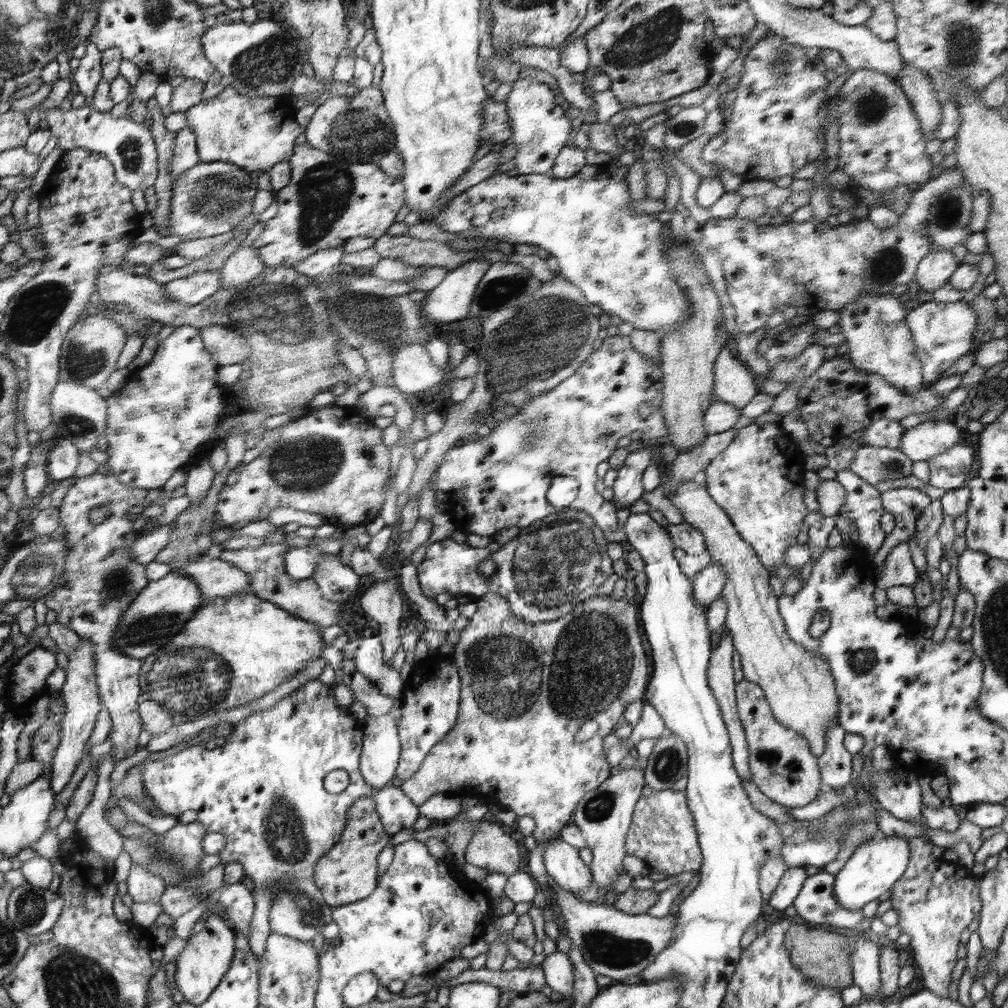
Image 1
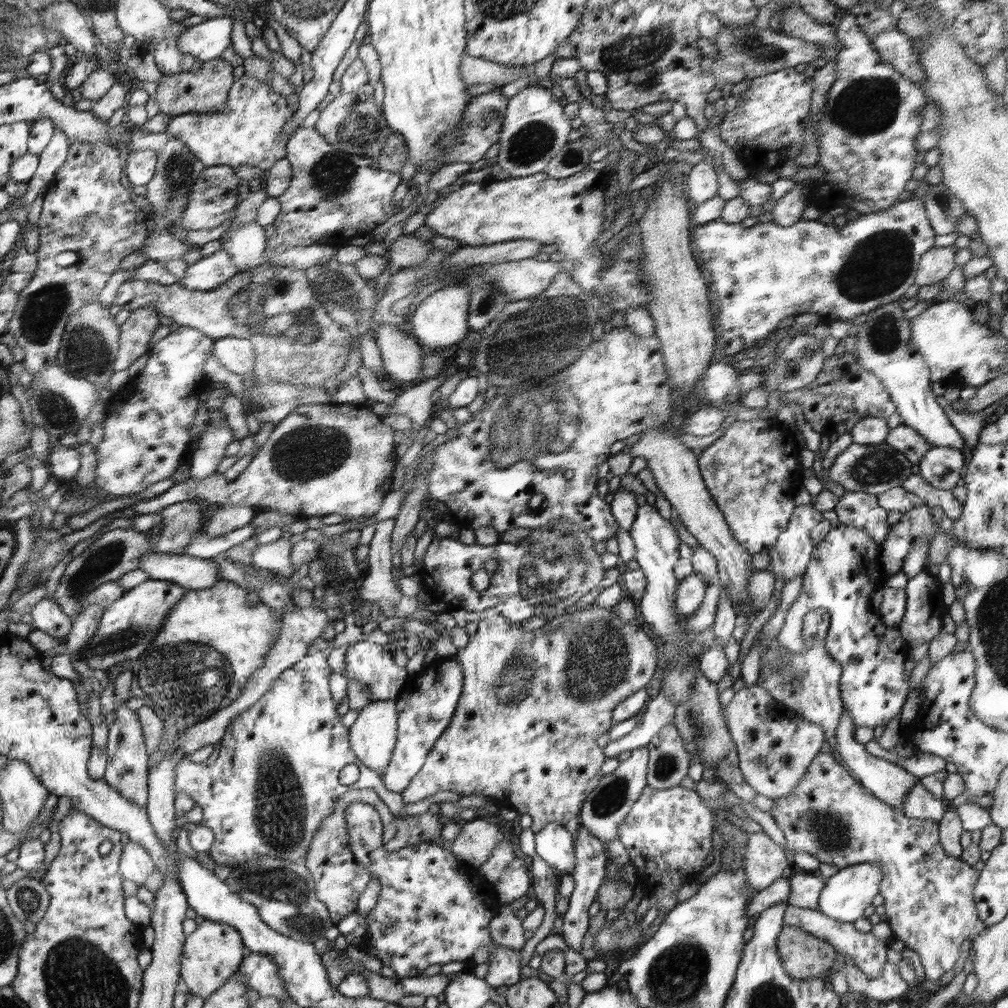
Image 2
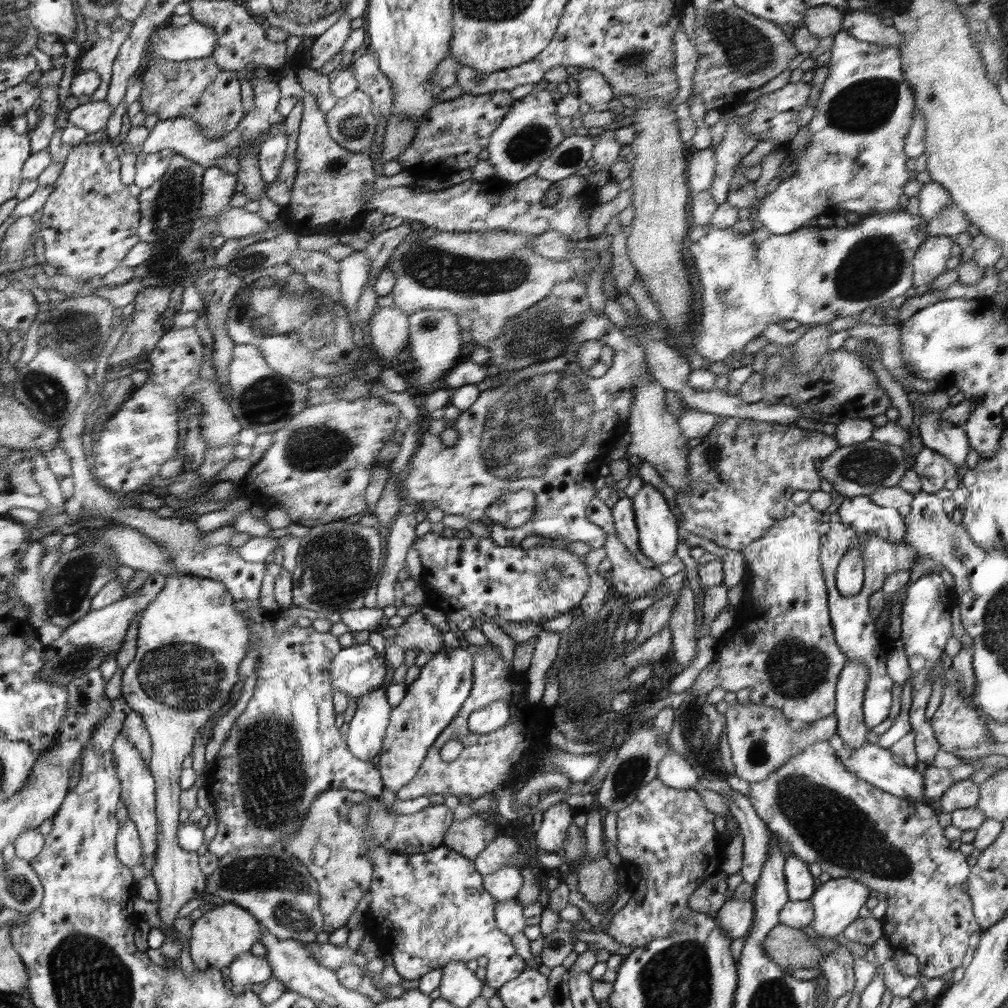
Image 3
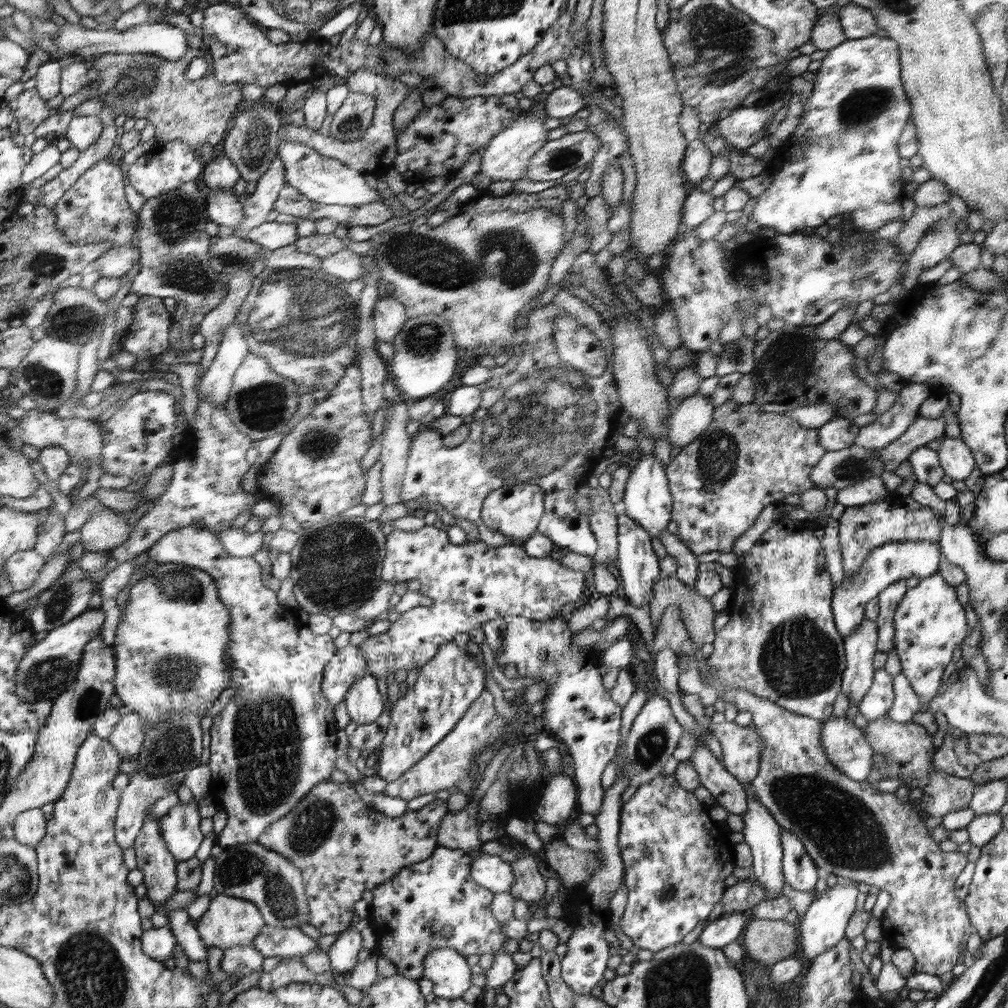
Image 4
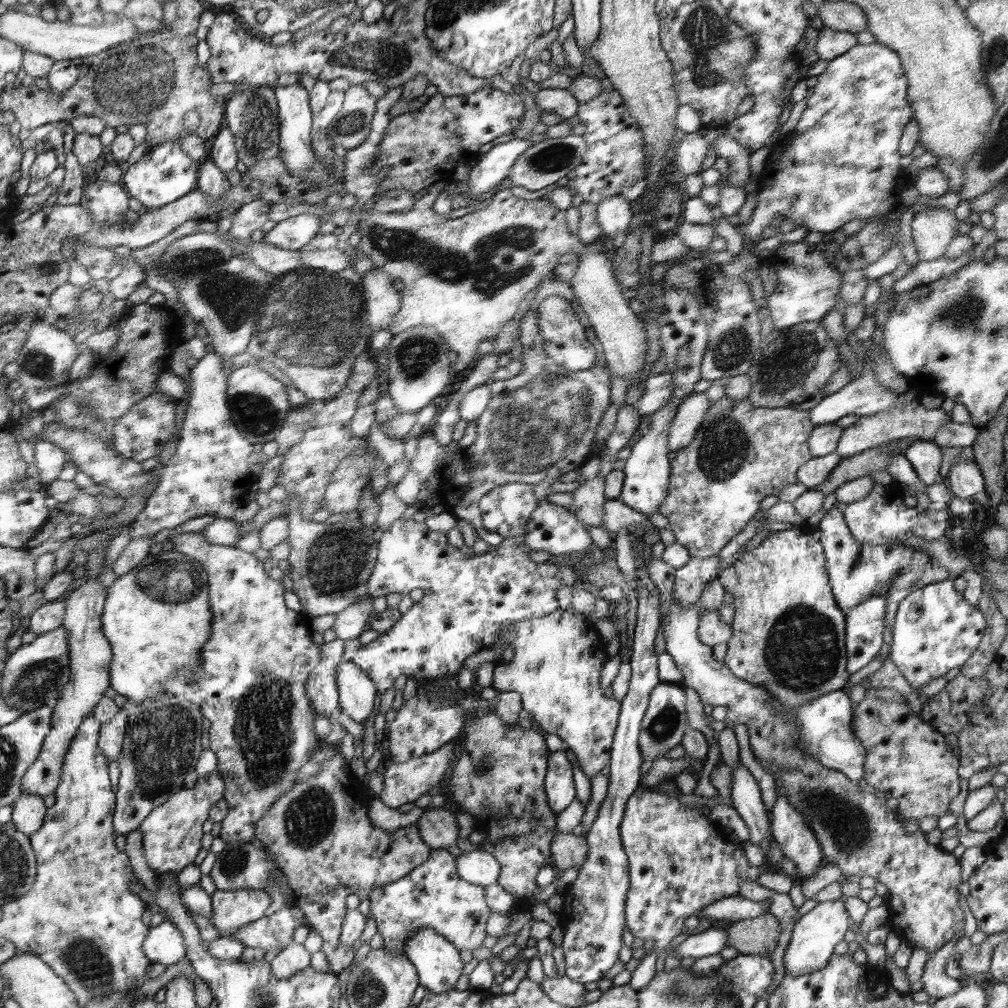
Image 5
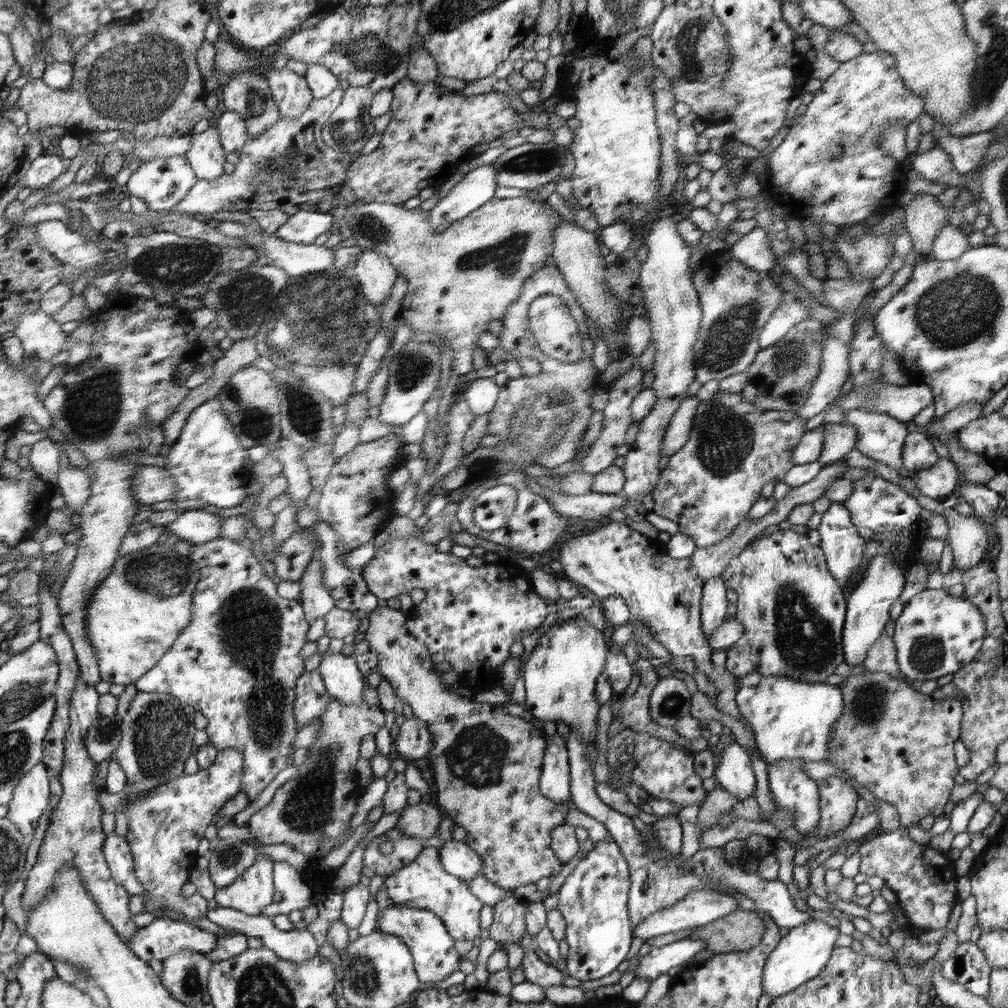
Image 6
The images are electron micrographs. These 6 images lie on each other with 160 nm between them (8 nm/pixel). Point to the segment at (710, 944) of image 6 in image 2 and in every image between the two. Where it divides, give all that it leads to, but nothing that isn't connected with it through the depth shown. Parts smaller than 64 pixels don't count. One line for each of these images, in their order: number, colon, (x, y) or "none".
2: (804, 956)
3: (791, 948)
4: (767, 941)
5: (758, 936)

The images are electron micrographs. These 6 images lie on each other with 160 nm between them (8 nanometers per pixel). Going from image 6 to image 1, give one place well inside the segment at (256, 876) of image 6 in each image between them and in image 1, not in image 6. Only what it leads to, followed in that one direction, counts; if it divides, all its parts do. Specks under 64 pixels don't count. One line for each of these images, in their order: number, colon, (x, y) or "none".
1: (205, 961)
2: (212, 954)
3: (221, 935)
4: (230, 921)
5: (233, 909)

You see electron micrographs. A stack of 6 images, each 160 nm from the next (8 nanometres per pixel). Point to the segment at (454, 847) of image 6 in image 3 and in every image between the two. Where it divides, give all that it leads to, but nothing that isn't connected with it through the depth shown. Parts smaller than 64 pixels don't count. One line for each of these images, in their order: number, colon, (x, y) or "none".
3: (504, 884)
4: (490, 872)
5: (477, 867)

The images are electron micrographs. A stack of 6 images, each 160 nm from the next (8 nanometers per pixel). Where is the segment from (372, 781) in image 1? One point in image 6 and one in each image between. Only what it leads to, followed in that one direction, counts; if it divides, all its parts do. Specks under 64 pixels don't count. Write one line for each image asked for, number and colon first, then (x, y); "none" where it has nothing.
2: (373, 737)
3: (367, 732)
4: (364, 703)
5: (356, 689)
6: (342, 679)

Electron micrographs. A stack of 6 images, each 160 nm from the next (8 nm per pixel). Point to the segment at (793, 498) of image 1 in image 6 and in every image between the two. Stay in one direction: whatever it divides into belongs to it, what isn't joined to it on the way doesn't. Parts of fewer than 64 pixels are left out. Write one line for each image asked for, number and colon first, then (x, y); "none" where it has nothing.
2: (751, 472)
3: (742, 476)
4: (747, 459)
5: (742, 453)
6: (708, 487)

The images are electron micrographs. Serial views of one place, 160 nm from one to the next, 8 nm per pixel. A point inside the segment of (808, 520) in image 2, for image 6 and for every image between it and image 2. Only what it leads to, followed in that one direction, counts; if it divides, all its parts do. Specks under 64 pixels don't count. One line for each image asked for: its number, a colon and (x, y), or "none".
3: (782, 646)
4: (781, 643)
5: (789, 635)
6: (792, 609)

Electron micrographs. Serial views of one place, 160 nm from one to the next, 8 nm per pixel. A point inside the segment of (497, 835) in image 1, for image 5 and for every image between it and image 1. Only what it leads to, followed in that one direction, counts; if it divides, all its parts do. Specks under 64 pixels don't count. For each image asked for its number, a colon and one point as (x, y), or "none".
2: (478, 839)
3: (470, 837)
4: (459, 830)
5: (439, 828)

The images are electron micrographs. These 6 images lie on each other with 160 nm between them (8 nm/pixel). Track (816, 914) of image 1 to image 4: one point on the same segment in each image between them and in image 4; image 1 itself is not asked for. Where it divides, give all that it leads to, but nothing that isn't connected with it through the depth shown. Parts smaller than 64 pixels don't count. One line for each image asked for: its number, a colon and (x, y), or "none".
2: (805, 888)
3: (800, 884)
4: (800, 873)

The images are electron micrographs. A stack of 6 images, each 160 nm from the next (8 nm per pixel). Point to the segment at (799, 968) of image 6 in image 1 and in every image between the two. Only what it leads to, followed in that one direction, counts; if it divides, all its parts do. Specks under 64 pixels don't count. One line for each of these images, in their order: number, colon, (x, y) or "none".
1: (872, 870)
2: (846, 895)
3: (836, 904)
4: (824, 924)
5: (814, 936)

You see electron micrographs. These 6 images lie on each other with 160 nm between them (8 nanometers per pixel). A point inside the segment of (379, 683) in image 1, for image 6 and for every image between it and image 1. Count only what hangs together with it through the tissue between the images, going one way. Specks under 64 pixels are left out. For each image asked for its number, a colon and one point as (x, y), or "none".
2: (374, 666)
3: (358, 670)
4: (348, 666)
5: (321, 687)
6: (311, 701)

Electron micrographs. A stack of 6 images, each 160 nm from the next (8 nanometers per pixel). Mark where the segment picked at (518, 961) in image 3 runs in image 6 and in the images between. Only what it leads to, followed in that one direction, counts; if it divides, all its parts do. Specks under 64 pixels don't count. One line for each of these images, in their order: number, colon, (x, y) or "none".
4: (434, 904)
5: (433, 896)
6: (424, 884)

